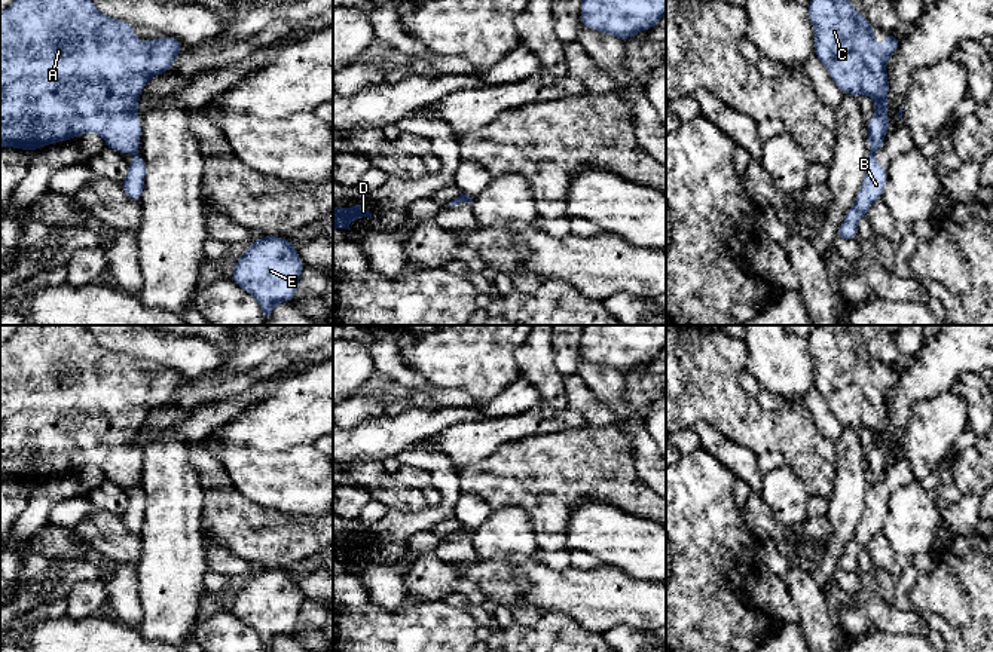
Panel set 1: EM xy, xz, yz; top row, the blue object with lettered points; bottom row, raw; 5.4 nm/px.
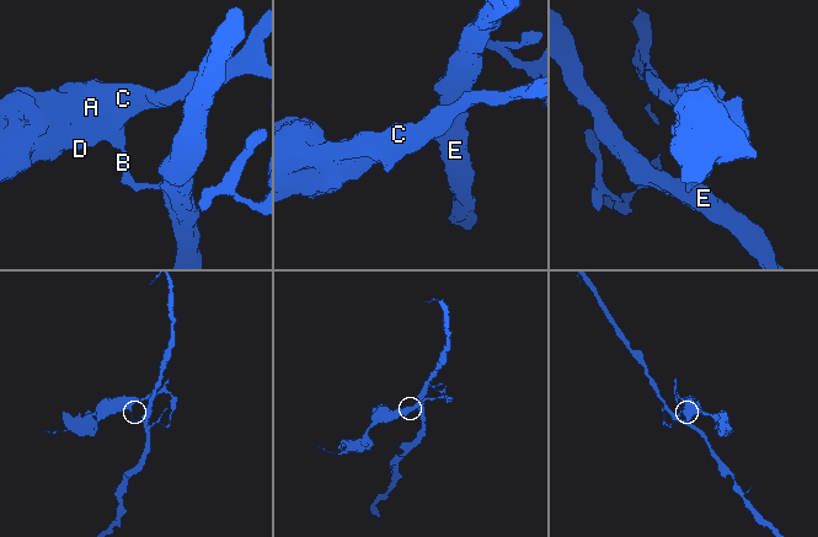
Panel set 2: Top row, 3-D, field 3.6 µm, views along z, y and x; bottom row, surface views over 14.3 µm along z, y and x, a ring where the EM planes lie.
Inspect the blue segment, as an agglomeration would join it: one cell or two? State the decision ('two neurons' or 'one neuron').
two neurons

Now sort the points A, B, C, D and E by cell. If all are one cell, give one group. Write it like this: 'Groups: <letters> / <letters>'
Groups: A C D / B E

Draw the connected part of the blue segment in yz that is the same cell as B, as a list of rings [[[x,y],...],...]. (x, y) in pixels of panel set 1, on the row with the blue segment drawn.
[[[870,151],[865,162],[865,177],[856,195],[855,203],[847,209],[837,236],[841,241],[858,239],[858,221],[867,217],[870,206],[883,195],[887,183],[887,169],[877,163],[876,151]]]

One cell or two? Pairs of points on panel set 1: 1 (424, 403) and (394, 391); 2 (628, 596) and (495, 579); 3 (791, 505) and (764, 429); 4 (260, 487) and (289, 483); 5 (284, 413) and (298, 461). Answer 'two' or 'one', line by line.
1: one
2: one
3: two
4: one
5: two

